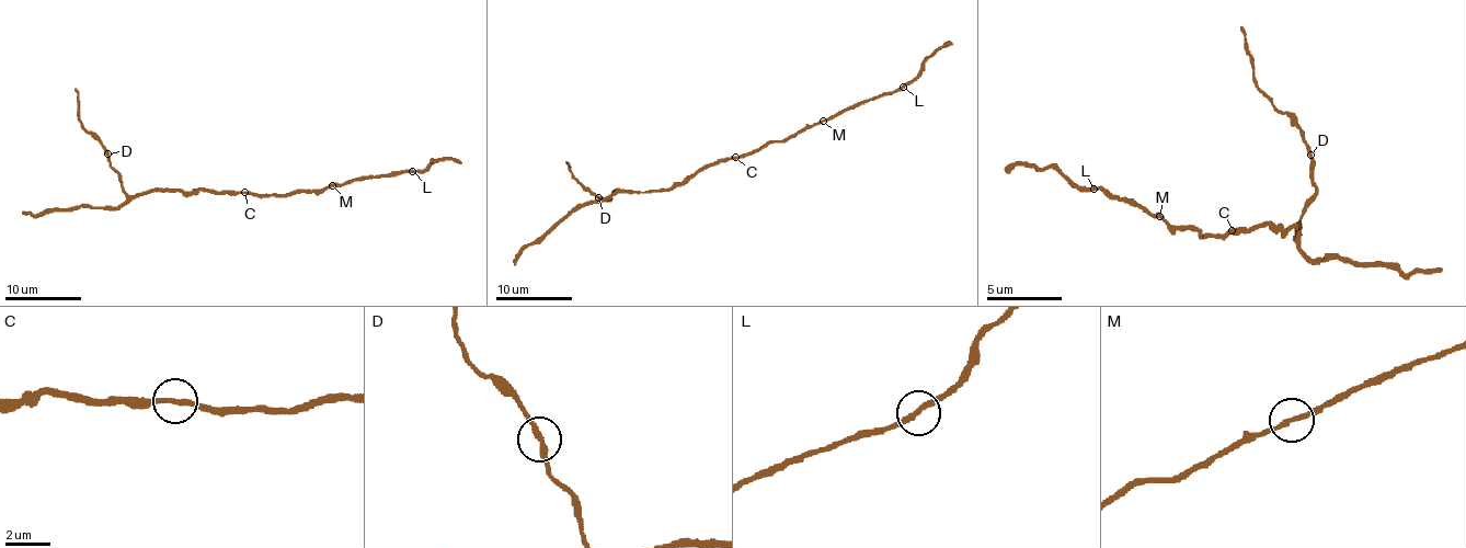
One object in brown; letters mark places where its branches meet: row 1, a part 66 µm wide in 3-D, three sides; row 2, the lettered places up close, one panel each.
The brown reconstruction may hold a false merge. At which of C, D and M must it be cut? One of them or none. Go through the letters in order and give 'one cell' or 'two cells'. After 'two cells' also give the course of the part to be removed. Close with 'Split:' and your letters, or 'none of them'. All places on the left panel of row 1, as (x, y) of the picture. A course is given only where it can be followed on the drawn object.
C: one cell
D: one cell
M: one cell
Split: none of them

